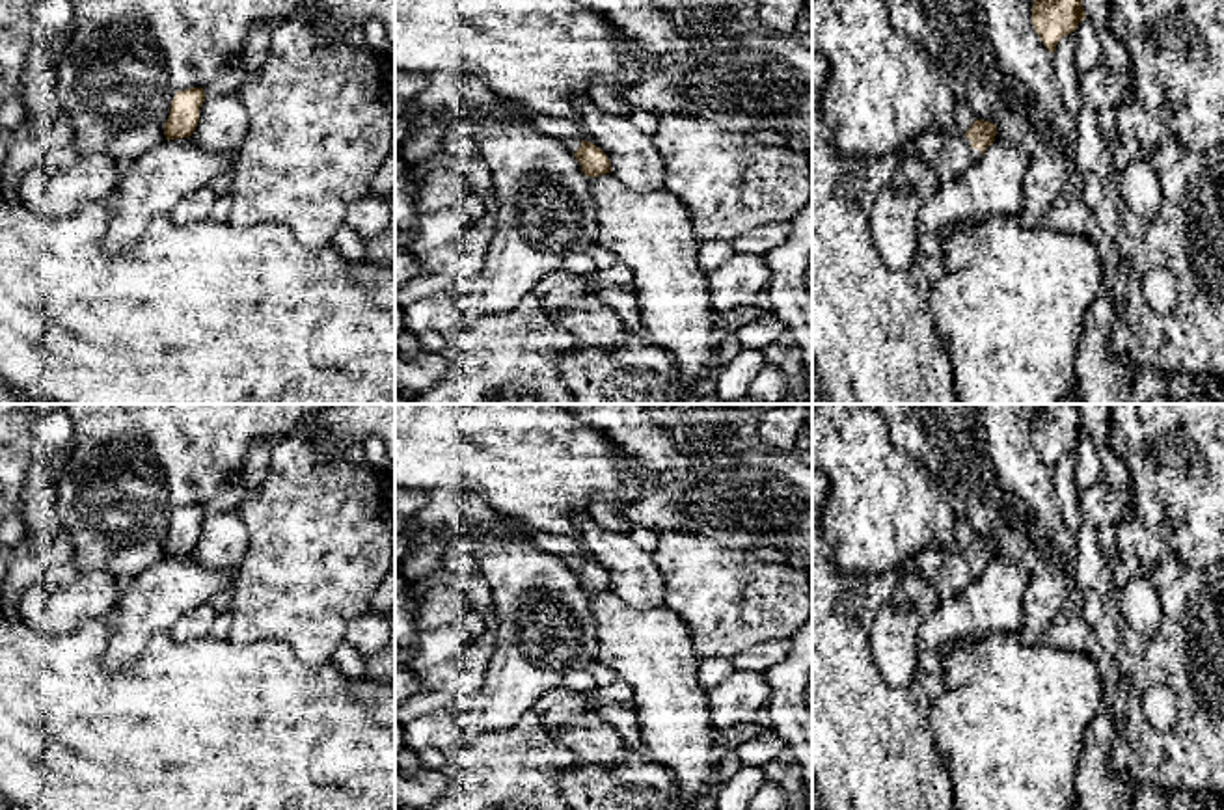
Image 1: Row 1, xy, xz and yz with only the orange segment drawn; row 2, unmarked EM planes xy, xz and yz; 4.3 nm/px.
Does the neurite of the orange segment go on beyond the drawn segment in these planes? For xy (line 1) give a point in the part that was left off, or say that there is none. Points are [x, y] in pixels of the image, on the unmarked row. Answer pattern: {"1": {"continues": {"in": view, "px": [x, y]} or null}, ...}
{"1": {"continues": null}}

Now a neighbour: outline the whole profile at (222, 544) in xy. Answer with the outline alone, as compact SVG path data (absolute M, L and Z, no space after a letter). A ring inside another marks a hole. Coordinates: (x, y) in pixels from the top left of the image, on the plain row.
M237 510L205 514L192 559L205 568L235 570L248 553L248 529Z

